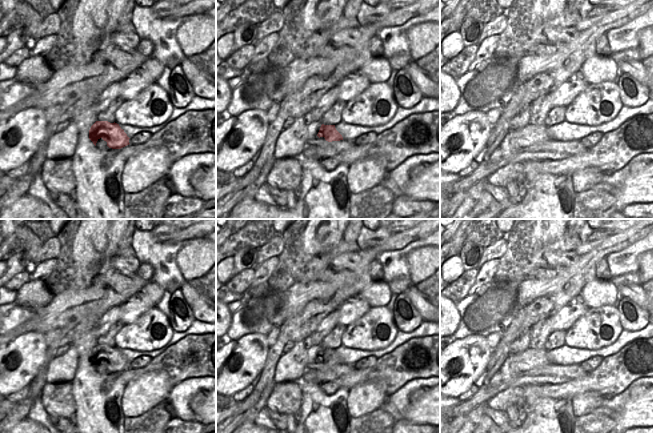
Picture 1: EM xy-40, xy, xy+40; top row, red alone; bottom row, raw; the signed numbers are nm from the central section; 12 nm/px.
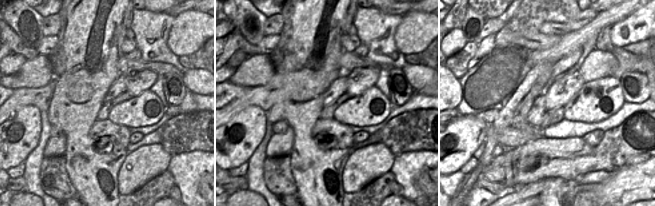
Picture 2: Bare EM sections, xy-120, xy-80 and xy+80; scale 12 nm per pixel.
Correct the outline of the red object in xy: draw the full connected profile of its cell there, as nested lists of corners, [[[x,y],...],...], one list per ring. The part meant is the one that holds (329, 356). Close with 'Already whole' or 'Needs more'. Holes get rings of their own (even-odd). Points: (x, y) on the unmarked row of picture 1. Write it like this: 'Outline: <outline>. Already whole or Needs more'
Outline: [[[295,342],[287,354],[277,362],[273,382],[297,382],[307,369],[327,369],[343,364],[335,349],[324,349],[321,345],[308,348],[304,342]]]. Needs more

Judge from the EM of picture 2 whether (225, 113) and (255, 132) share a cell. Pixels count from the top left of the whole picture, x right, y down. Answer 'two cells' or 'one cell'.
two cells

